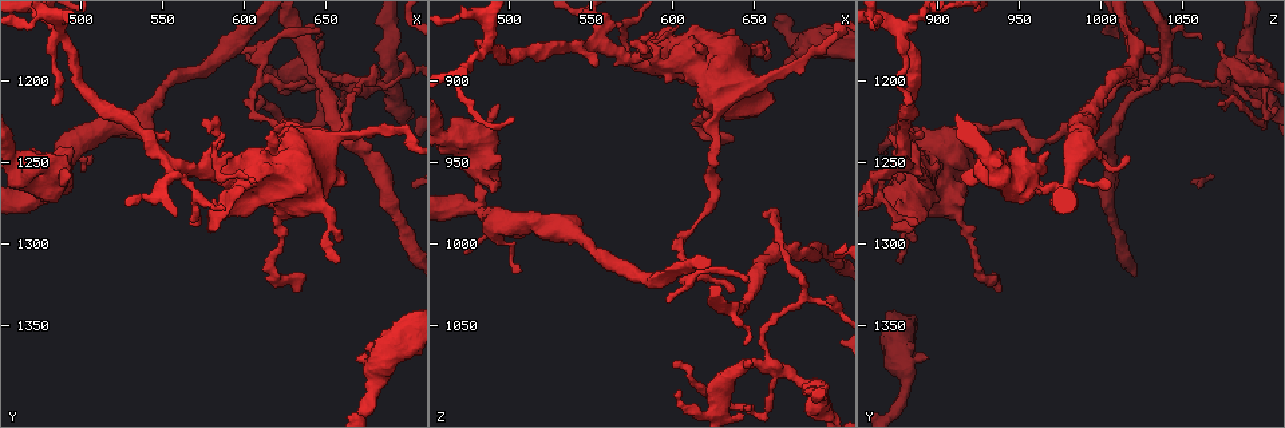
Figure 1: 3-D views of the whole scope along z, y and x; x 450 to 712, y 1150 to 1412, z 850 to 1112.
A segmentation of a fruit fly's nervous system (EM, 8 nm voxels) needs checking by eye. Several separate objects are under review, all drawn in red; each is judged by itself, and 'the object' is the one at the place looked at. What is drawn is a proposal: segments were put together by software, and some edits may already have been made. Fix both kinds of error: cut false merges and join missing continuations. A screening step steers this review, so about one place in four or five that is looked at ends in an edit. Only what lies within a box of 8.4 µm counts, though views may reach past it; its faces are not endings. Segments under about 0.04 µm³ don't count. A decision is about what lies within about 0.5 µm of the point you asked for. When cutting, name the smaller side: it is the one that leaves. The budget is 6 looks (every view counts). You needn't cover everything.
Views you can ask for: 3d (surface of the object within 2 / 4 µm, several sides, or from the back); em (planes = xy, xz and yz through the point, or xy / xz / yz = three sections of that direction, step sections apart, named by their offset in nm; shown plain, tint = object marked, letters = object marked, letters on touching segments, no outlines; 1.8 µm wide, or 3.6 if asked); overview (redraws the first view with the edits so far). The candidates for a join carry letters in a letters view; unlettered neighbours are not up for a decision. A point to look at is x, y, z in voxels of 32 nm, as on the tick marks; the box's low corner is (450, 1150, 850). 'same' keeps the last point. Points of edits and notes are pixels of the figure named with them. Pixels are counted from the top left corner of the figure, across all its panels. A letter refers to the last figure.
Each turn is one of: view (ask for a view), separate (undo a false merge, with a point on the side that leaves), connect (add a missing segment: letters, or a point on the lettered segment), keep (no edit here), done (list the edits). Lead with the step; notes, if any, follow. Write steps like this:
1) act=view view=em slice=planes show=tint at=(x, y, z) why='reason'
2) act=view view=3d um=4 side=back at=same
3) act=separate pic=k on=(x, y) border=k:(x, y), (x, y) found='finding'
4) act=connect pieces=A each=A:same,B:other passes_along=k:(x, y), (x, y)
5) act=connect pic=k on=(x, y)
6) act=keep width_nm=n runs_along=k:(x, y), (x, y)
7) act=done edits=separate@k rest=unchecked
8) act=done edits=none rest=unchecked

act=view view=em slice=xy step=16 show=tint at=(660, 1202, 1072) why='looks like a crossing'

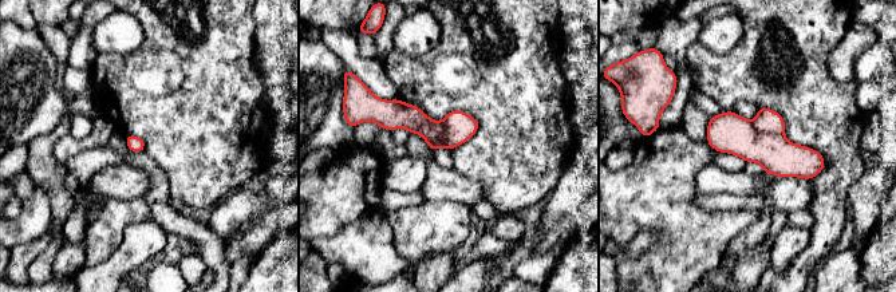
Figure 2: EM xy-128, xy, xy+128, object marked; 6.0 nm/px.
act=view view=em slice=planes show=letters at=same why='cut it another way'

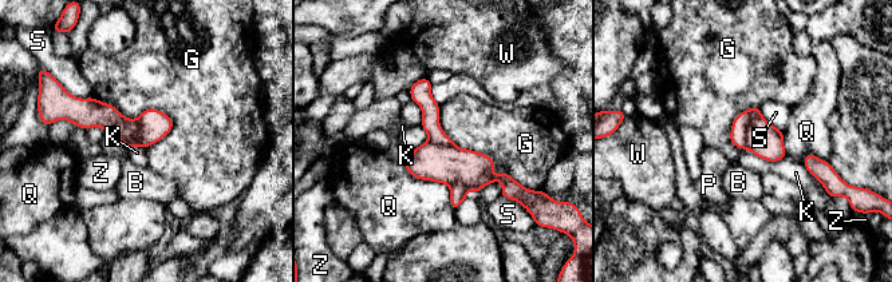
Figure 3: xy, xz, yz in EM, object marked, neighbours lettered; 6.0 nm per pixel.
act=separate pic=3 on=(739, 126) each=B:other,G:other,K:other,P:other,Q:other,S:other,W:other,Z:other border=3:(760, 114), (748, 126), (745, 147) found='a second neuron is stuck on'

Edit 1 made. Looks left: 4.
act=view view=em slice=yz step=4 show=tint at=(602, 1184, 1090) why='an open end'

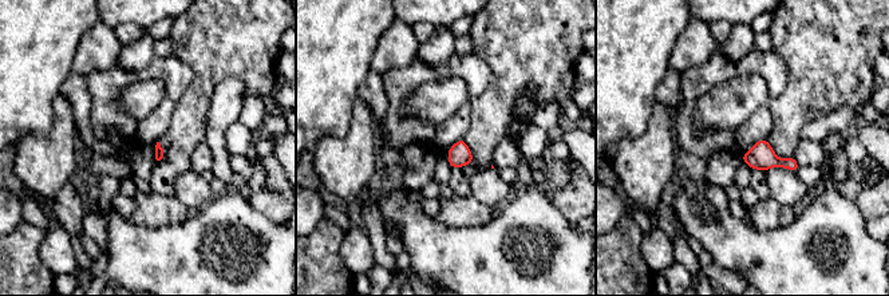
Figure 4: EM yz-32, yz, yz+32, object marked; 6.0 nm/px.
act=view view=em slice=planes show=letters at=same why='cut it another way'

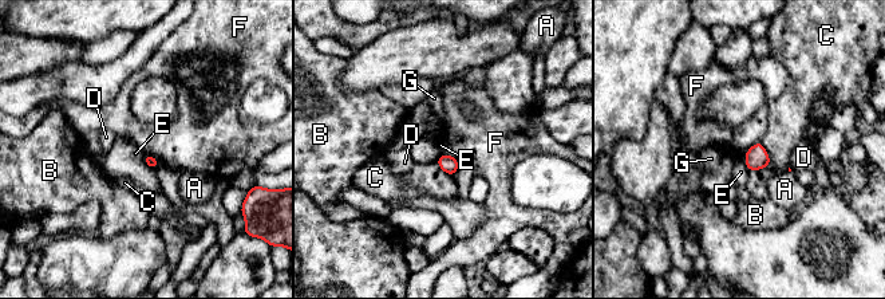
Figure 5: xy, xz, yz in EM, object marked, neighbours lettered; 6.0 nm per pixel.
act=keep each=A:other,B:other,C:other,D:other,E:other,F:other,G:other border=5:(442, 153), (450, 154), (459, 164) found='none of them fits'

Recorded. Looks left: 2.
act=view view=3d um=4 at=(558, 1252, 878) why='four-way junction'

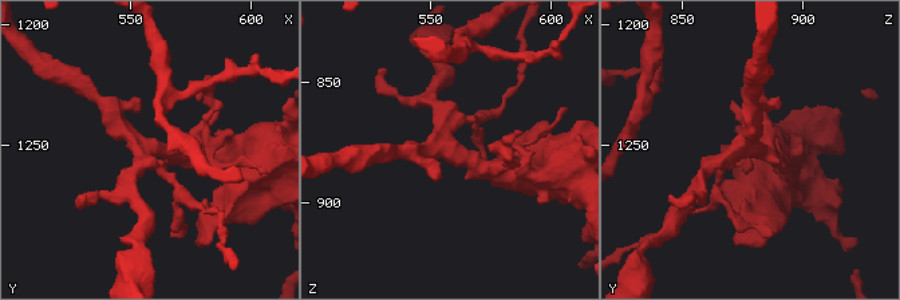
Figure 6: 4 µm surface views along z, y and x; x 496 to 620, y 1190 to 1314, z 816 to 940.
act=view view=em slice=planes show=letters at=(558, 1252, 878) arms=4

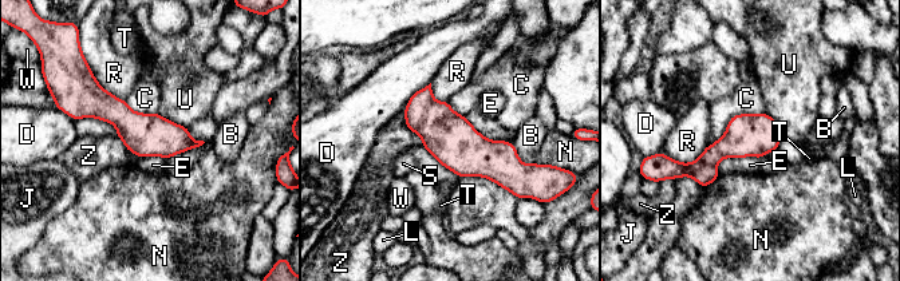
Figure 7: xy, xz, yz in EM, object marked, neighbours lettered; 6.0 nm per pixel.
act=separate pic=7 on=(702, 173) width_nm=260 each=B:other,C:other,D:other,E:other,J:other,L:other,N:other,R:other,S:other,T:other,U:other,W:other,Z:other border=7:(698, 158), (715, 167) found='a second neuron is stuck on'

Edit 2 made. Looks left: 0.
act=done edits=separate@3,separate@7 rest=unchecked

